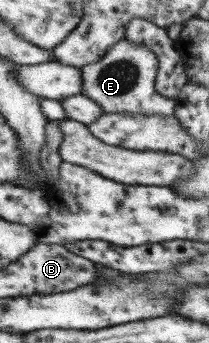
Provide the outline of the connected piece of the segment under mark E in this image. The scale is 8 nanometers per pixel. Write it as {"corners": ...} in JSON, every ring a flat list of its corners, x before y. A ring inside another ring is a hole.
{"corners":[[122,38,108,48,98,61,79,68,80,94,92,99,104,114,173,115,174,98,160,95,154,87,157,65,156,56,147,47]]}

